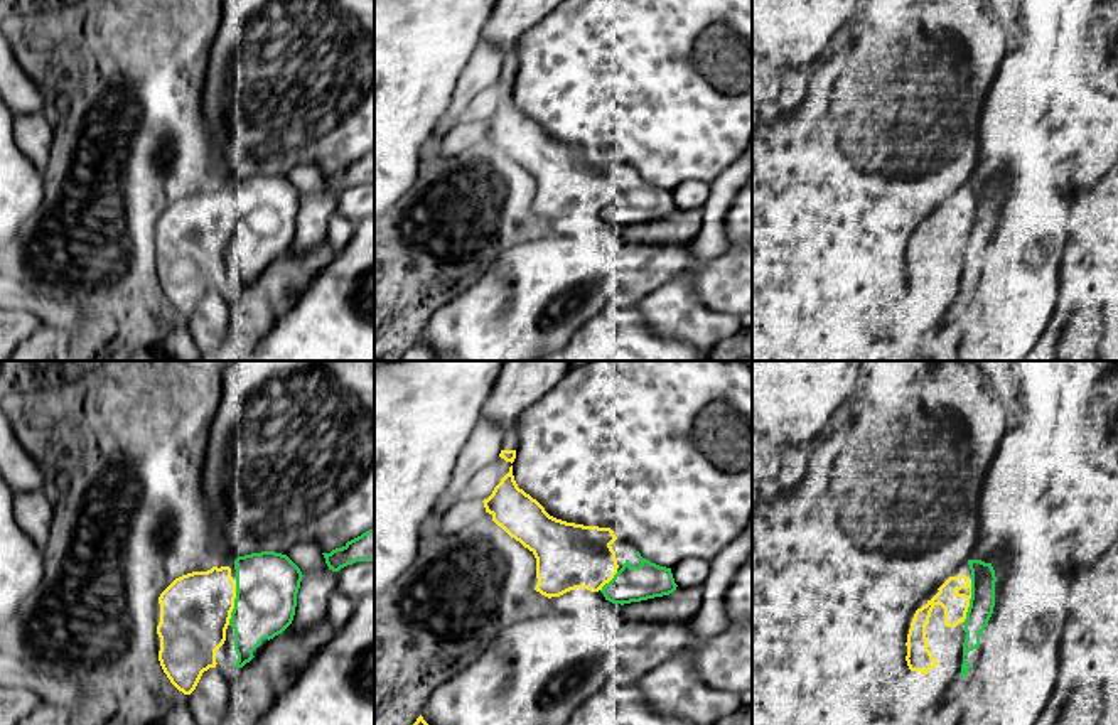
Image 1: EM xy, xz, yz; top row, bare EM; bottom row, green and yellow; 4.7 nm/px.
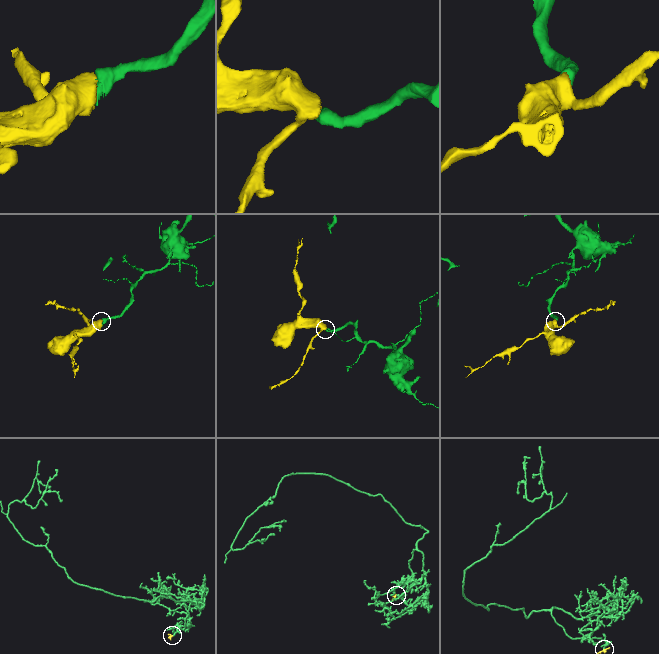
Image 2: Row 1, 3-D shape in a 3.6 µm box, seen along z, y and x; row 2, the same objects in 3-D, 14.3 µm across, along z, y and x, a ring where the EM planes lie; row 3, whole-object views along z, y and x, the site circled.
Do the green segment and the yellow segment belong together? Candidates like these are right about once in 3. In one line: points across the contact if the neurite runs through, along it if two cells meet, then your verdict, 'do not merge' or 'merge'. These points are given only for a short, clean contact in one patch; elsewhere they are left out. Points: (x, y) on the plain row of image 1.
merge

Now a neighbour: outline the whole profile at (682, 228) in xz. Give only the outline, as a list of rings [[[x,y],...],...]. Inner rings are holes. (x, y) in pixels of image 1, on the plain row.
[[[701,207],[676,209],[669,218],[624,226],[621,238],[631,244],[690,244],[701,228]]]

